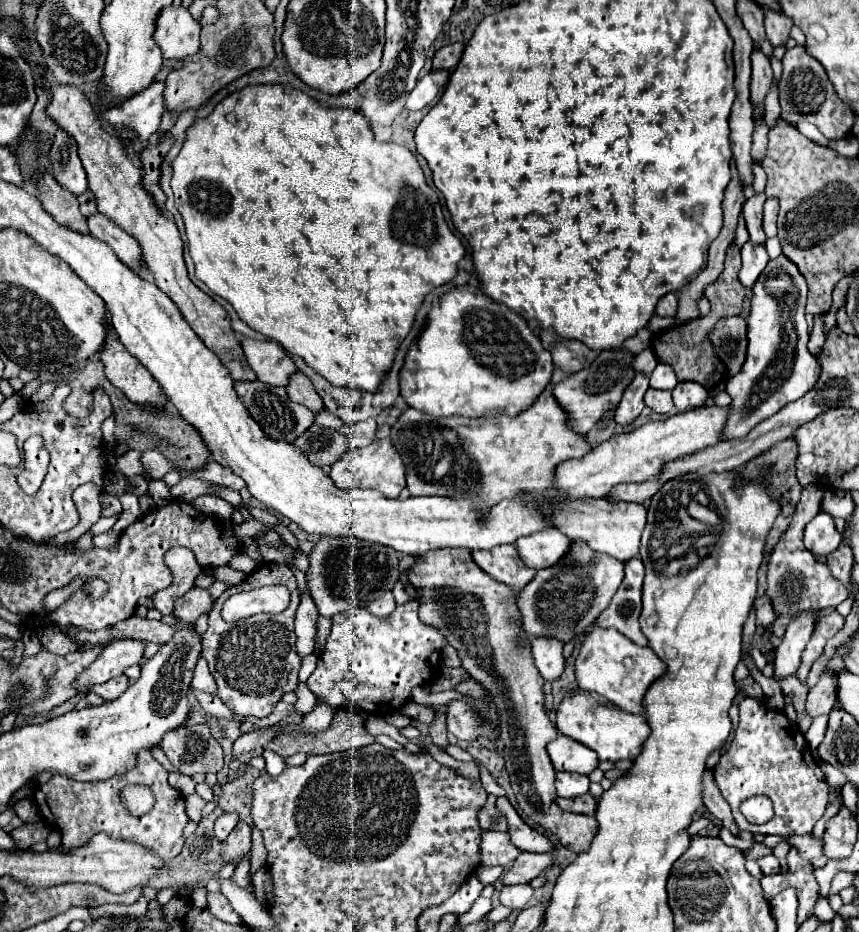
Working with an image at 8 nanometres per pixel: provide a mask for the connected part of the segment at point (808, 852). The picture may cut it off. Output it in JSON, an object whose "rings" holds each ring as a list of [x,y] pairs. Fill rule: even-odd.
{"rings":[[[794,835],[788,839],[788,843],[792,847],[796,847],[804,859],[816,859],[816,857],[822,857],[824,855],[824,843],[822,843],[822,837],[816,837],[816,835]]]}

